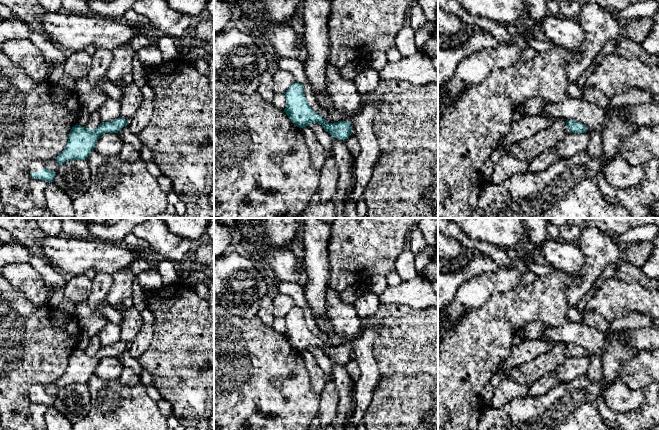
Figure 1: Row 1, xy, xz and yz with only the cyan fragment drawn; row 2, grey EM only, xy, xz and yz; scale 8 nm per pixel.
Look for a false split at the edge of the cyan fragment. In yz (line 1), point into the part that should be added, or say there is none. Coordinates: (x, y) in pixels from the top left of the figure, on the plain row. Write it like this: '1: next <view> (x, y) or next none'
1: next none

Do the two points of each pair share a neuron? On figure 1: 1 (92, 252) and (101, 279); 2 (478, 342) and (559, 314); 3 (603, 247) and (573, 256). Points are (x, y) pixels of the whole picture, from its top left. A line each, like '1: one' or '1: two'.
1: two
2: one
3: two

